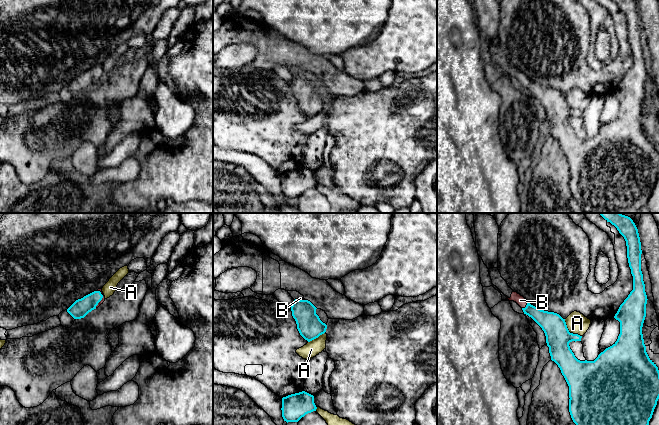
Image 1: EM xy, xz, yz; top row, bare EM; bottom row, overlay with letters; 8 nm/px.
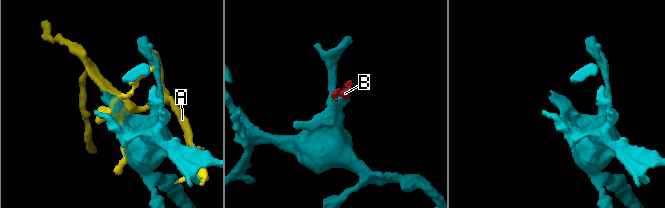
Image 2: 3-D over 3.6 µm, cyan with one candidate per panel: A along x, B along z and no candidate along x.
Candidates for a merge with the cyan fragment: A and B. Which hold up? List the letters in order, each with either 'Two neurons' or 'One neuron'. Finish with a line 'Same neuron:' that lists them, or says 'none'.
A: Two neurons
B: One neuron
Same neuron: B

